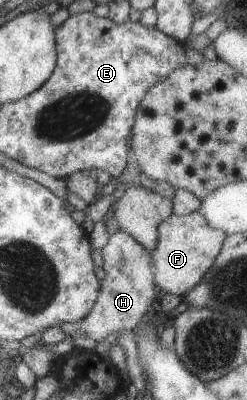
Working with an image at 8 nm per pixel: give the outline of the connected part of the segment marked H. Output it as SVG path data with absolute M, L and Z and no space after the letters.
M120 230L110 236L108 242L102 247L102 259L104 260L102 268L106 274L102 280L98 303L95 304L91 313L85 319L79 321L79 323L63 325L63 331L68 333L69 336L79 335L81 333L81 335L89 335L95 341L101 341L112 338L114 333L119 330L133 331L139 325L141 317L147 313L149 305L155 300L160 300L161 296L159 293L161 292L157 288L157 285L155 285L153 257L151 257L151 253L145 245L139 243L131 233Z

